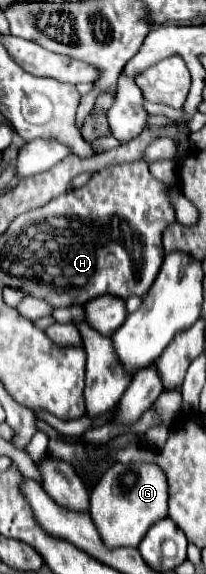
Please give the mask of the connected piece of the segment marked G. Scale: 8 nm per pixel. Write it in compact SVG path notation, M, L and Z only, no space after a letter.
M152 463L112 465L90 493L90 517L106 547L138 547L146 531L168 515L168 481Z

